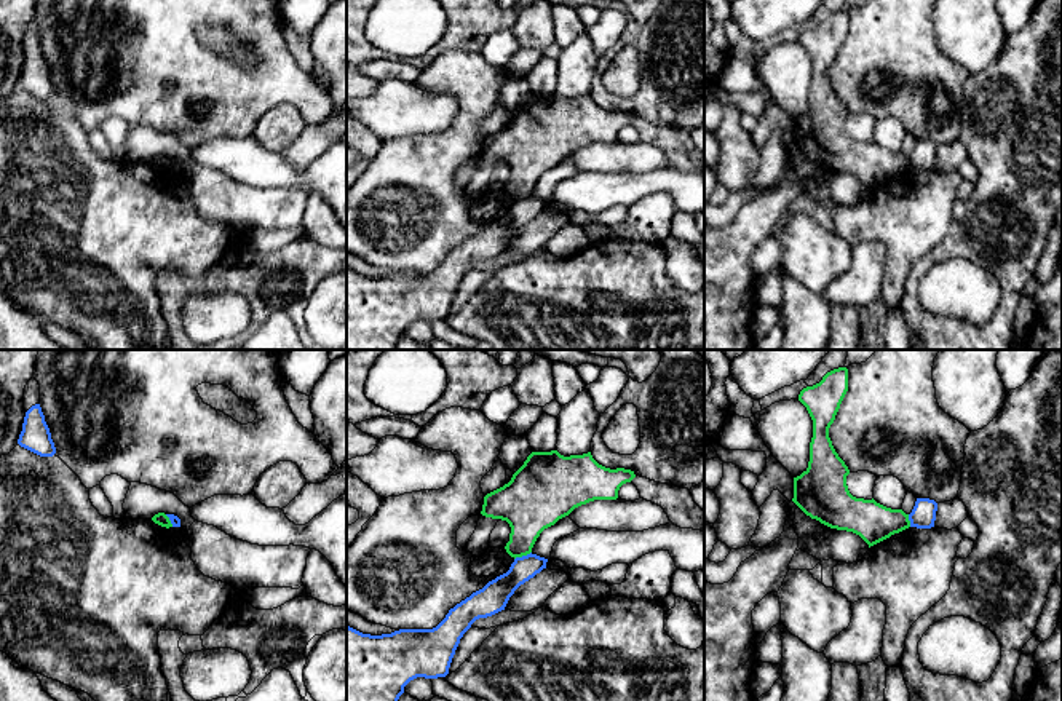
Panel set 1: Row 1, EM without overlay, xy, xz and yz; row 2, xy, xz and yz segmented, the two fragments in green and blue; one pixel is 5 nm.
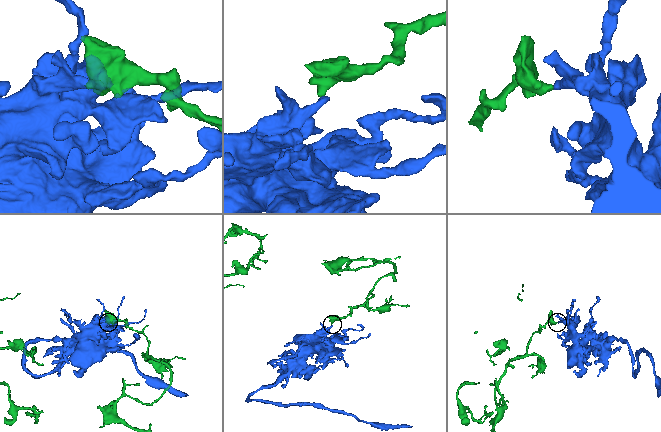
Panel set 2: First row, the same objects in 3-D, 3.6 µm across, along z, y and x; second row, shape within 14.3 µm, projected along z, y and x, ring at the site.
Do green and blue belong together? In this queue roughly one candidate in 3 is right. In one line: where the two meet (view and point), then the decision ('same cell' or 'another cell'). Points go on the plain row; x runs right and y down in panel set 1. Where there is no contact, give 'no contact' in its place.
meets green in xz at (523, 197); another cell

